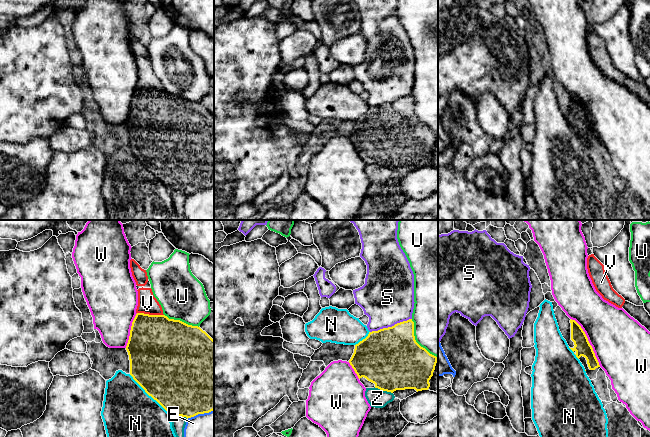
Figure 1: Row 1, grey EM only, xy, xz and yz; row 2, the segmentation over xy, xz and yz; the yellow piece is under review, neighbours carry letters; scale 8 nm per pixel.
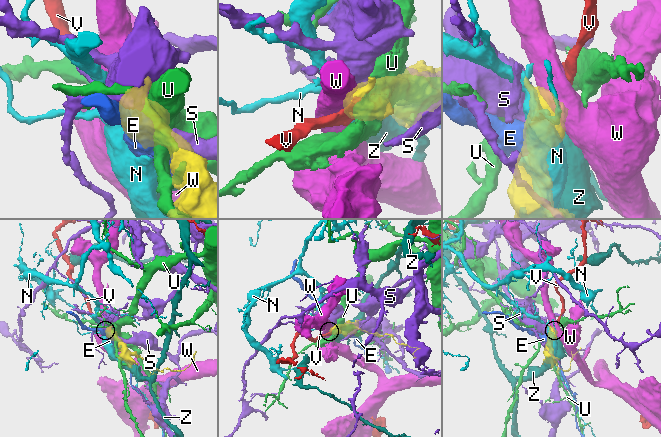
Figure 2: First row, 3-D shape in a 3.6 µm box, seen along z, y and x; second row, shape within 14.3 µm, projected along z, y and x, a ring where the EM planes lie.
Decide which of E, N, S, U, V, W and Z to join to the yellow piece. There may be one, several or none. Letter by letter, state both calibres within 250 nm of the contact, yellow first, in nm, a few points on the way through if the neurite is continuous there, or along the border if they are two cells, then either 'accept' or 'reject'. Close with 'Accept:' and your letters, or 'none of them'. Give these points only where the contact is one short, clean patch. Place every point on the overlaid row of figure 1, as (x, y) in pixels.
E: 500 nm thick on the yellow side, 200 nm on the other; reject
N: 500 nm thick on the yellow side, 420 nm on the other; reject
S: 480 nm thick on the yellow side, 440 nm on the other; reject
U: 480 nm thick on the yellow side, 380 nm on the other; reject
V: 480 nm thick on the yellow side, 160 nm on the other; runs through xy (157, 345), (150, 315), (147, 303); accept
W: 130 nm thick on the yellow side, 440 nm on the other; reject
Z: 460 nm thick on the yellow side, 150 nm on the other; reject
Accept: V

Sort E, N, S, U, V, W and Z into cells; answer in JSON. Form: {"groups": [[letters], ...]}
{"groups": [["E"], ["N"], ["S"], ["U"], ["V"], ["W"], ["Z"]]}

